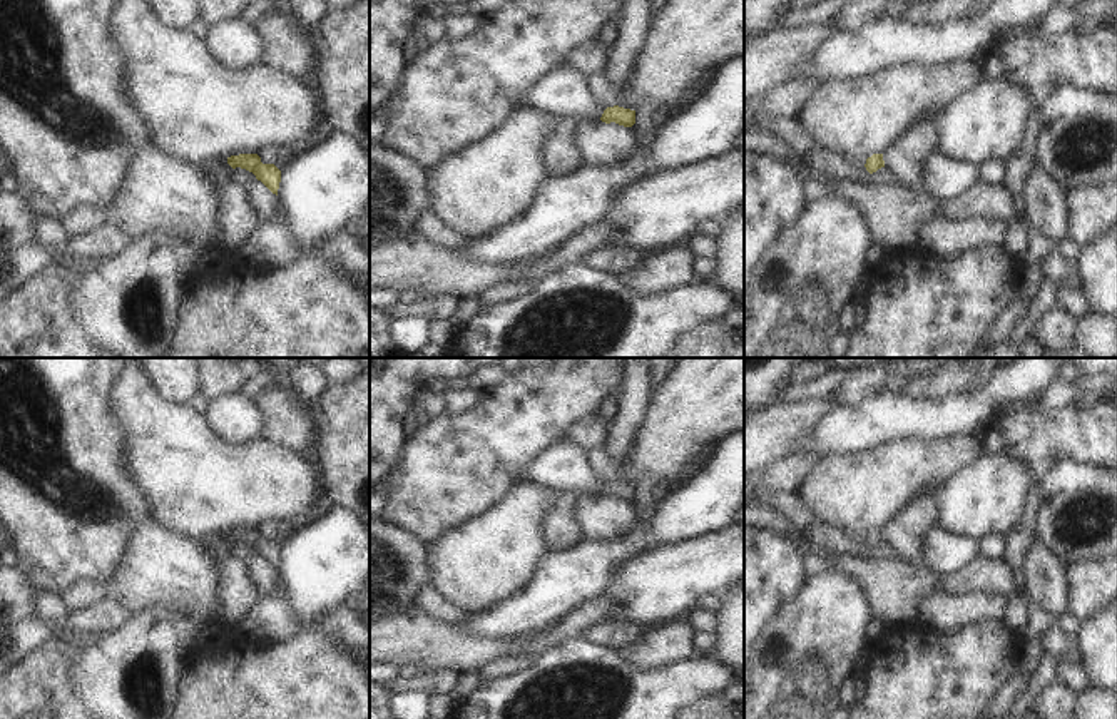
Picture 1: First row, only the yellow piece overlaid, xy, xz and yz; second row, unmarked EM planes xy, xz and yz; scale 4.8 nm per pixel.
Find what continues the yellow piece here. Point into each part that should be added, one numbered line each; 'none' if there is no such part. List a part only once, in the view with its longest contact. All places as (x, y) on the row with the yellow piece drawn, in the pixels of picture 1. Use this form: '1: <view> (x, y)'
none

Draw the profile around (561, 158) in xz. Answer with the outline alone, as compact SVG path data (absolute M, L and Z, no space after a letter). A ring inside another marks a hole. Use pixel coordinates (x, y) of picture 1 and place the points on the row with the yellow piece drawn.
M597 107L587 115L562 115L555 119L555 127L543 144L543 166L548 177L564 177L582 166L580 154L574 145L575 127L592 119L600 120L607 107Z

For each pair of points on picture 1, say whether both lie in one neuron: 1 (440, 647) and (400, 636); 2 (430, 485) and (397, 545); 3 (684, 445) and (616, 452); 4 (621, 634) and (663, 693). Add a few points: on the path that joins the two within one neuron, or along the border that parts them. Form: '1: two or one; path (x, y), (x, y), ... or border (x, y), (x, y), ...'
1: one; path (430, 642), (410, 637)
2: two; border (387, 522), (415, 534), (427, 544)
3: two; border (646, 413), (636, 432), (632, 452), (616, 465)
4: two; border (581, 634), (617, 651)

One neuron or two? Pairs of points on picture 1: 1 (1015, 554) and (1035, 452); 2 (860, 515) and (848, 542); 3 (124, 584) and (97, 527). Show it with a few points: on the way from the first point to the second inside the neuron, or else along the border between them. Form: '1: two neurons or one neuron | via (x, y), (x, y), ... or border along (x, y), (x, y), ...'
1: one neuron | via (1025, 529), (1034, 502), (1032, 482), (1035, 477)
2: two neurons | border along (820, 524), (838, 527), (848, 534)
3: two neurons | border along (131, 530), (122, 559), (106, 584)

